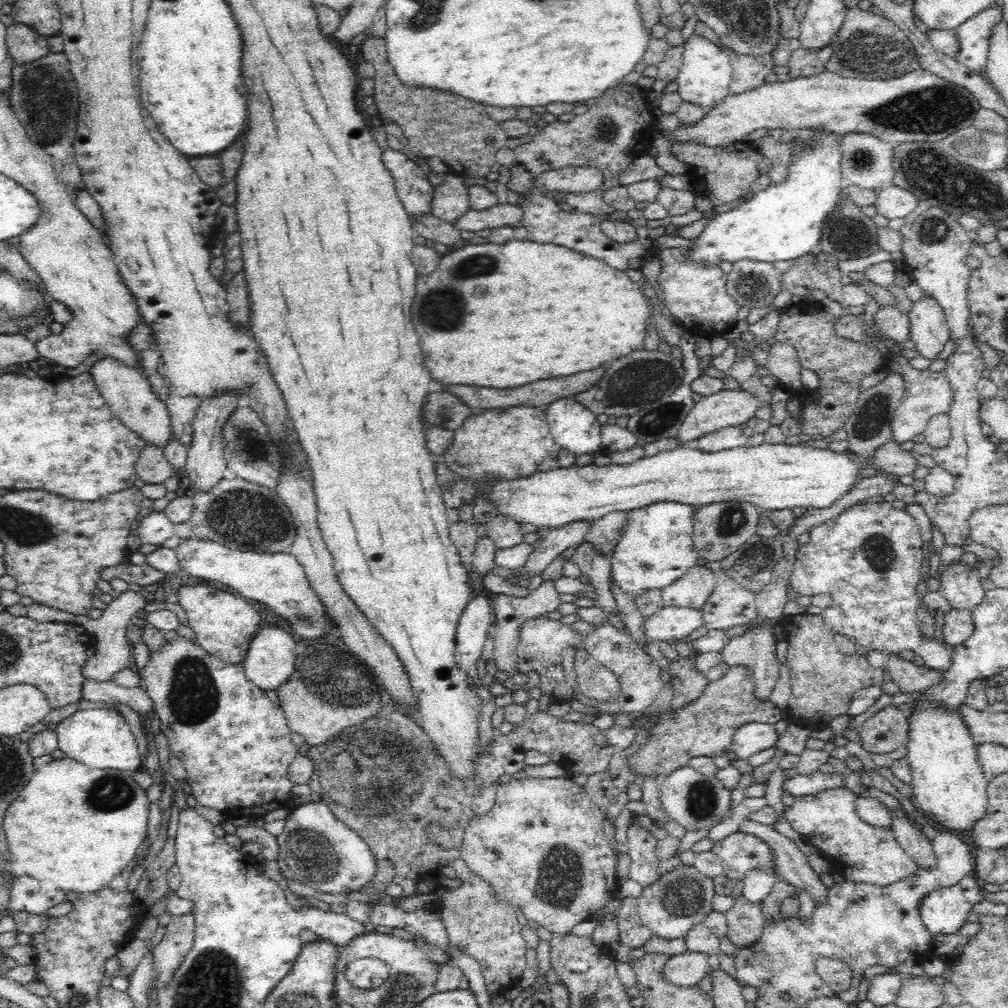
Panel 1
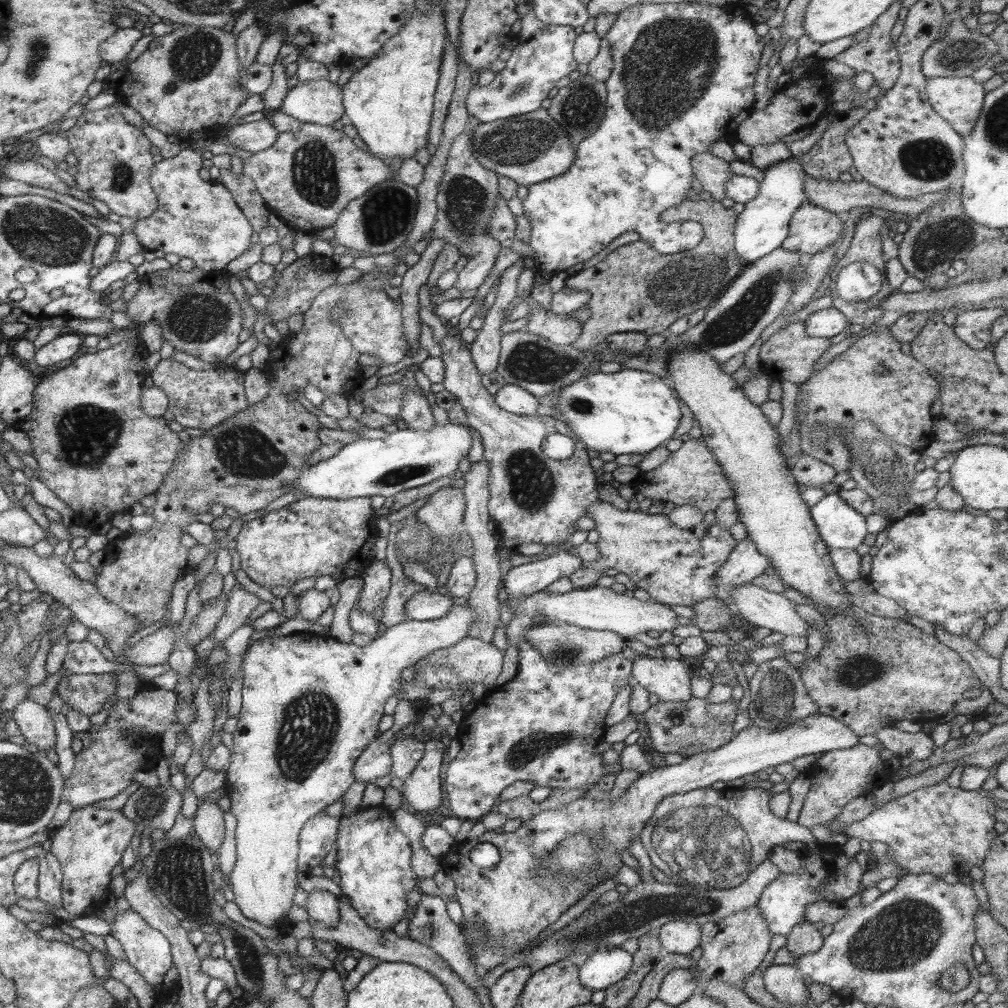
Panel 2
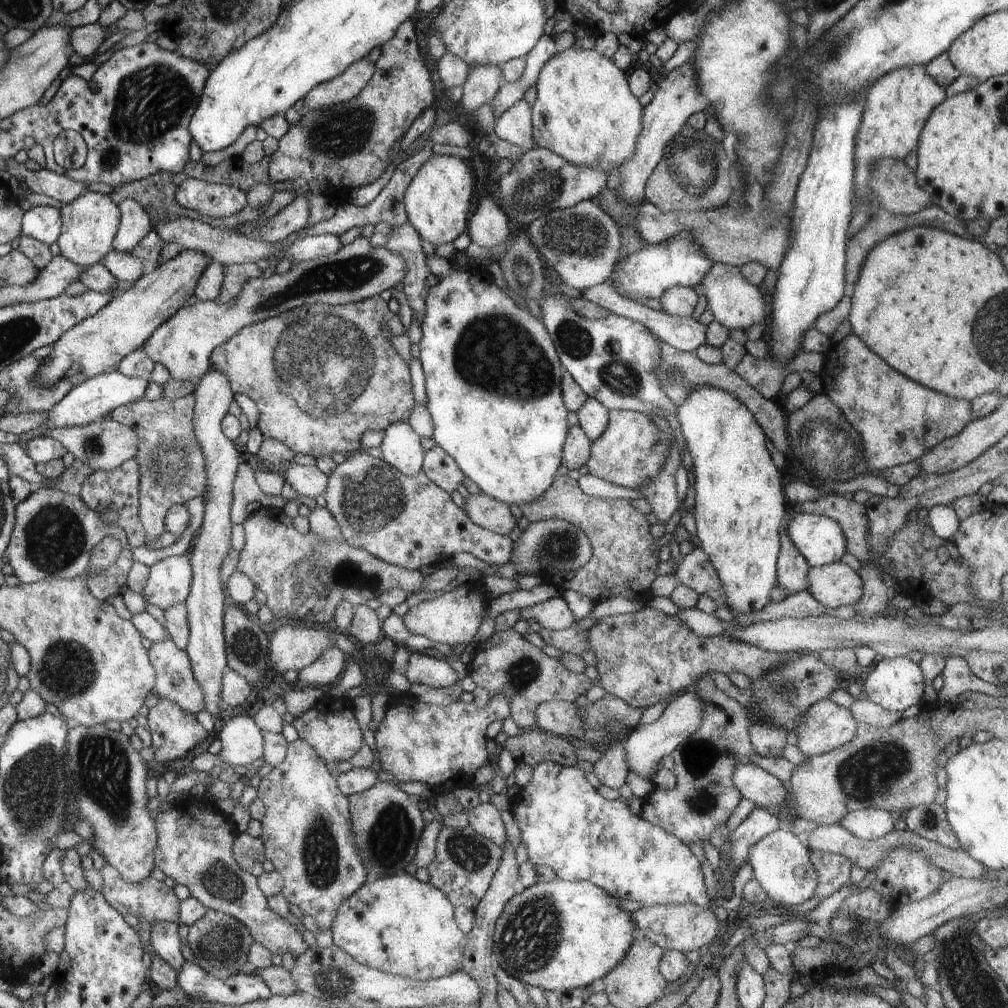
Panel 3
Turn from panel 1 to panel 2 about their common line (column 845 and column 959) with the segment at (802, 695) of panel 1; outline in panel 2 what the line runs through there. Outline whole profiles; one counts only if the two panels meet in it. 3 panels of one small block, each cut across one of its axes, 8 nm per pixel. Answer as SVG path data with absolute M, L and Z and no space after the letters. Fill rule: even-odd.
M851 604L843 614L827 620L829 634L825 634L825 644L815 658L803 656L801 664L795 670L801 674L801 682L809 698L819 706L817 714L835 718L851 728L859 738L867 734L875 734L881 728L895 728L901 720L913 722L929 722L935 716L953 714L981 714L989 704L997 702L989 688L985 688L971 666L963 662L953 650L943 646L935 636L923 634L919 628L911 626L907 620L875 616L861 610L857 604ZM967 688L979 688L981 694L975 700L965 700L963 692Z

